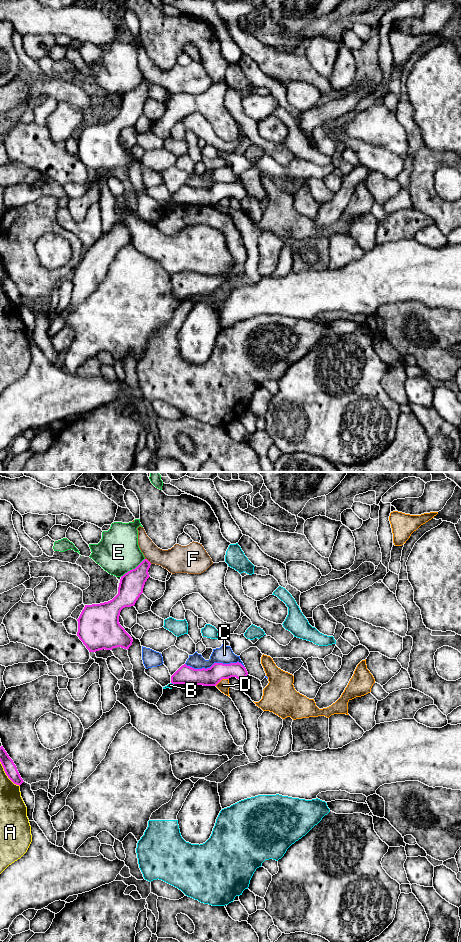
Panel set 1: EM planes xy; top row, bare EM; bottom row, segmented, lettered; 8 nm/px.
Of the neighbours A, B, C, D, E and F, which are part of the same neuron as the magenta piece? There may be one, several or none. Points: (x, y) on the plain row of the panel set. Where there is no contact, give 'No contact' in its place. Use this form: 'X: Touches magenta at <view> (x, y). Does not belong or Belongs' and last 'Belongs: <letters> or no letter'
A: Touches magenta at xy (6, 294). Does not belong
B: Touches magenta at xy (172, 203). Does not belong
C: Touches magenta at xy (215, 183). Does not belong
D: Touches magenta at xy (221, 199). Does not belong
E: Touches magenta at xy (132, 89). Does not belong
F: Touches magenta at xy (147, 80). Does not belong
Belongs: no letter

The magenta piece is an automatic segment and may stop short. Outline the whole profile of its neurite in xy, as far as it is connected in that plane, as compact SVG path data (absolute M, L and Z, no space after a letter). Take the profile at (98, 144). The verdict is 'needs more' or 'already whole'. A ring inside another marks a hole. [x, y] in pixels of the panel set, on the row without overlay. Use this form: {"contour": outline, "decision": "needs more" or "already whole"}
{"contour": "M144 79L135 89L121 96L118 114L112 120L100 124L85 125L77 139L77 156L89 172L96 172L103 169L112 170L117 167L128 170L132 165L133 159L120 145L119 136L123 128L134 126L143 113L145 102L150 97L148 93L150 85L151 83L147 79Z", "decision": "already whole"}

